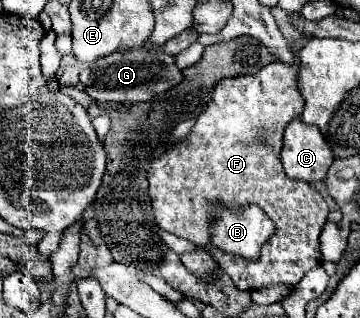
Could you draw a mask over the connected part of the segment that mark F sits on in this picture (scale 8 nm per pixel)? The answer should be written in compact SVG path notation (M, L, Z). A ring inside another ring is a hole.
M298 59L294 63L274 61L262 67L254 75L222 79L218 87L210 91L210 101L206 103L204 111L196 117L196 123L190 129L190 133L184 139L176 141L170 147L170 151L166 151L150 167L148 191L152 197L152 207L154 207L158 227L206 249L212 255L212 259L220 265L220 269L228 273L234 285L242 291L252 291L258 287L270 287L280 283L286 283L286 285L300 283L300 279L310 269L322 263L318 237L328 217L328 205L310 183L290 179L284 173L284 167L280 161L284 127L292 119L300 117L304 107L304 97L300 95L300 89L298 89L298 69L300 69ZM214 203L222 207L230 207L232 211L234 207L258 205L274 221L278 235L272 233L272 237L262 245L260 255L256 259L244 259L238 255L224 253L210 243L210 227L212 227L210 221L212 221L212 215L216 215L216 209L212 207Z

